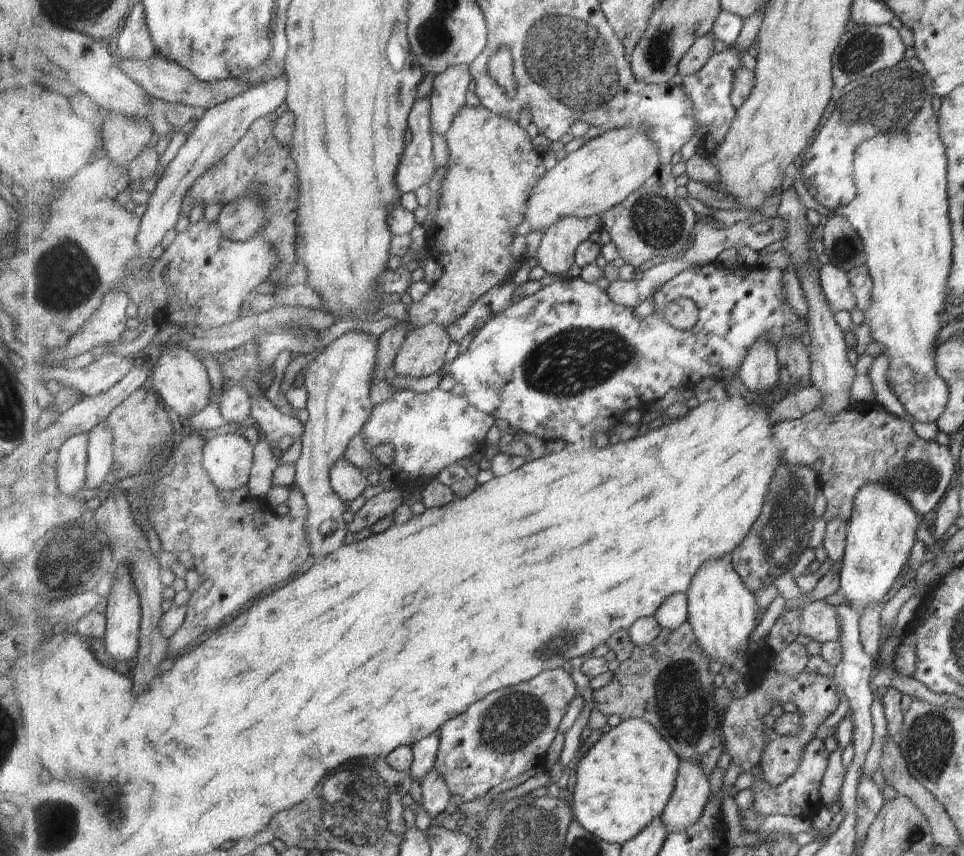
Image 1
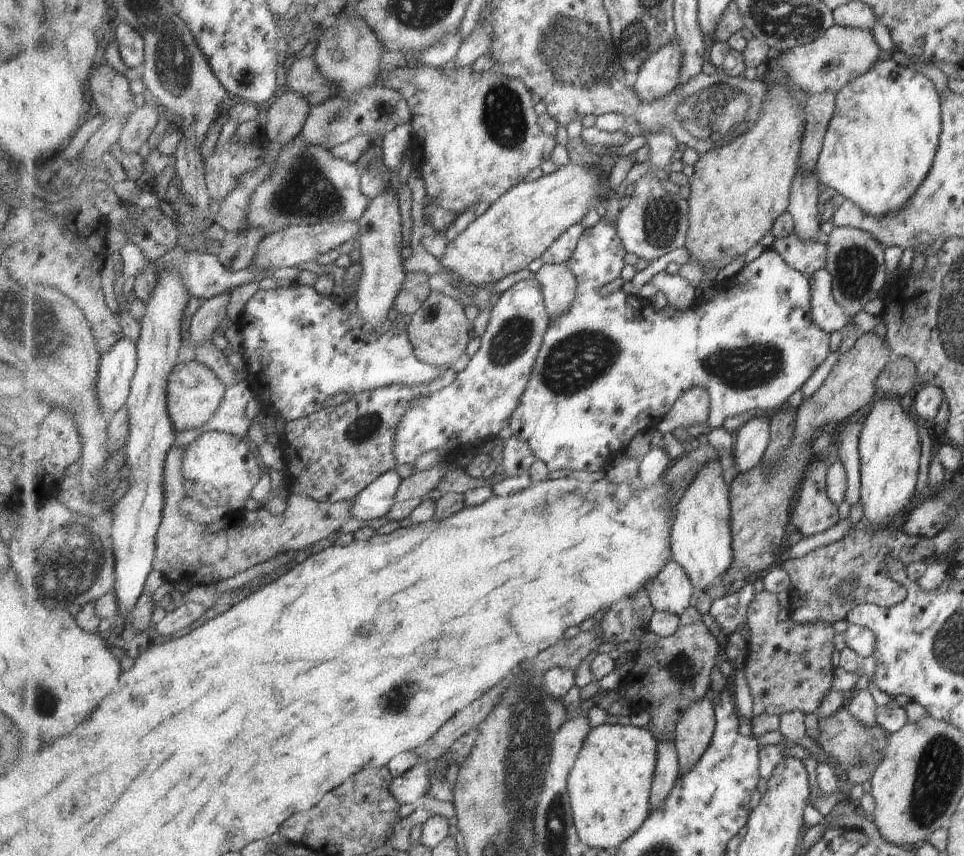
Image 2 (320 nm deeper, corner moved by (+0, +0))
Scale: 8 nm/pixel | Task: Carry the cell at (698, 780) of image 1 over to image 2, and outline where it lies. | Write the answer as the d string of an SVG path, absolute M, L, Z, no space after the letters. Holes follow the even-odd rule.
M708 697L694 702L683 713L675 740L681 773L688 773L701 760L714 737L716 724L714 704Z

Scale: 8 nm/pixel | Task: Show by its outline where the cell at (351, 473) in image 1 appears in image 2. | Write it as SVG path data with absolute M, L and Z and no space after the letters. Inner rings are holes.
M397 470L387 471L354 499L352 513L357 520L375 520L391 512L402 480Z

